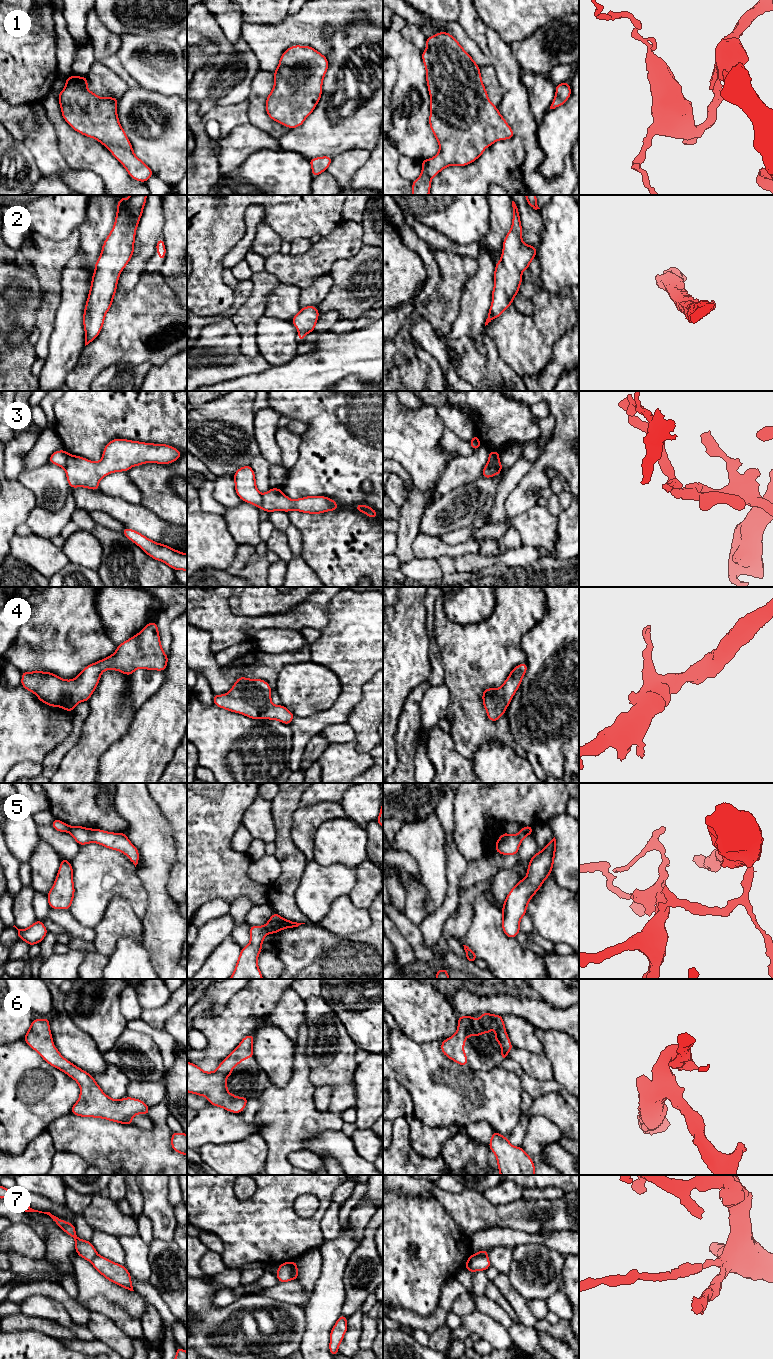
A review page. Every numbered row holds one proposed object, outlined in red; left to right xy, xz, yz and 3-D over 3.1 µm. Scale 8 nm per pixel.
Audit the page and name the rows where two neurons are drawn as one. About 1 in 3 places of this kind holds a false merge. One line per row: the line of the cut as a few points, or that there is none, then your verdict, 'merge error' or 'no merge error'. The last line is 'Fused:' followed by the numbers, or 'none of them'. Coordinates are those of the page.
1: no cut | no merge error
2: no cut | no merge error
3: xy (69, 454), (64, 467) | merge error
4: no cut | no merge error
5: xz (264, 926), (268, 932) | merge error
6: no cut | no merge error
7: xz (289, 1263), (292, 1278) | merge error
Fused: 3, 5, 7

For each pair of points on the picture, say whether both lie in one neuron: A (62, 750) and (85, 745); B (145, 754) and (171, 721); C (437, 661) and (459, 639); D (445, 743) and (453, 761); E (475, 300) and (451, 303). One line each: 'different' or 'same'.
A: different
B: same
C: different
D: same
E: different

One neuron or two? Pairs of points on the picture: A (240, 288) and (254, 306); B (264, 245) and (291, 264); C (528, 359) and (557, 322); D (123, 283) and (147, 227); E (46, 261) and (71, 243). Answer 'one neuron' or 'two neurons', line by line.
A: two neurons
B: two neurons
C: one neuron
D: one neuron
E: one neuron

